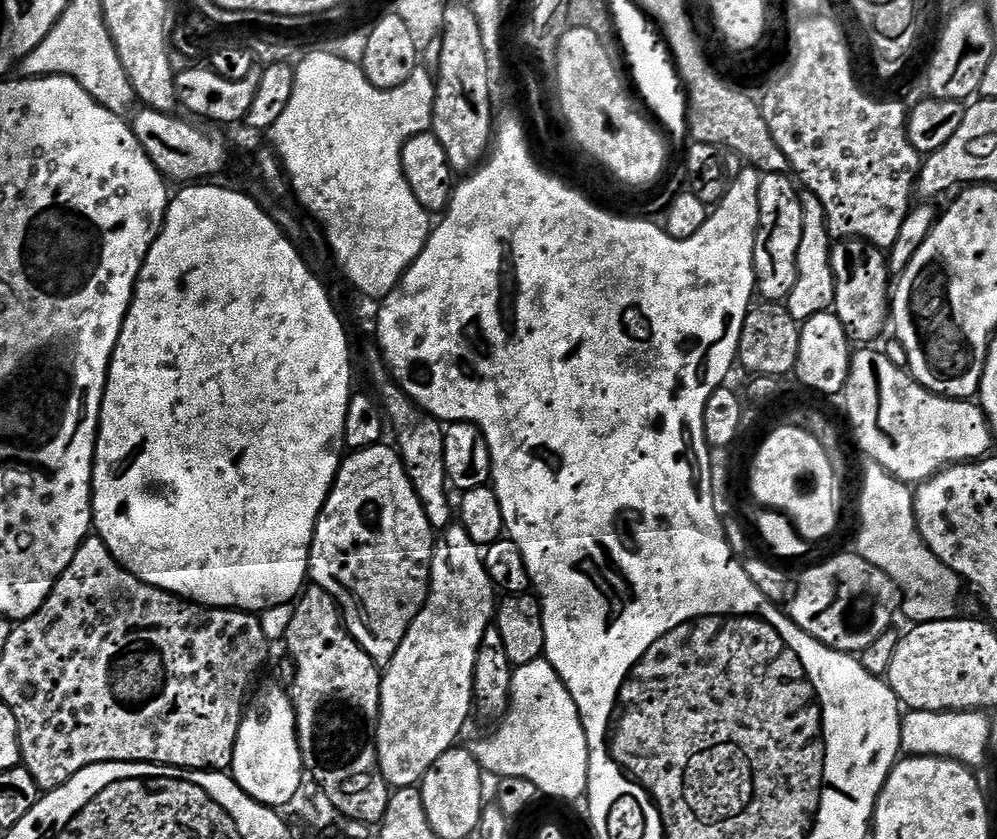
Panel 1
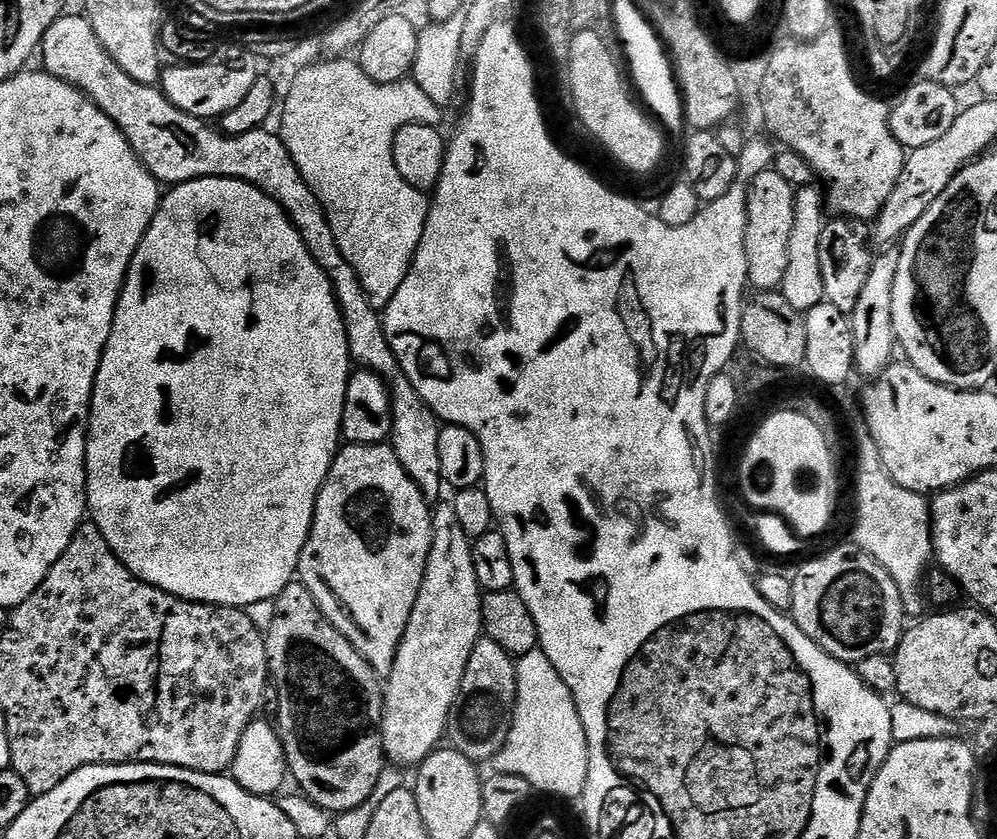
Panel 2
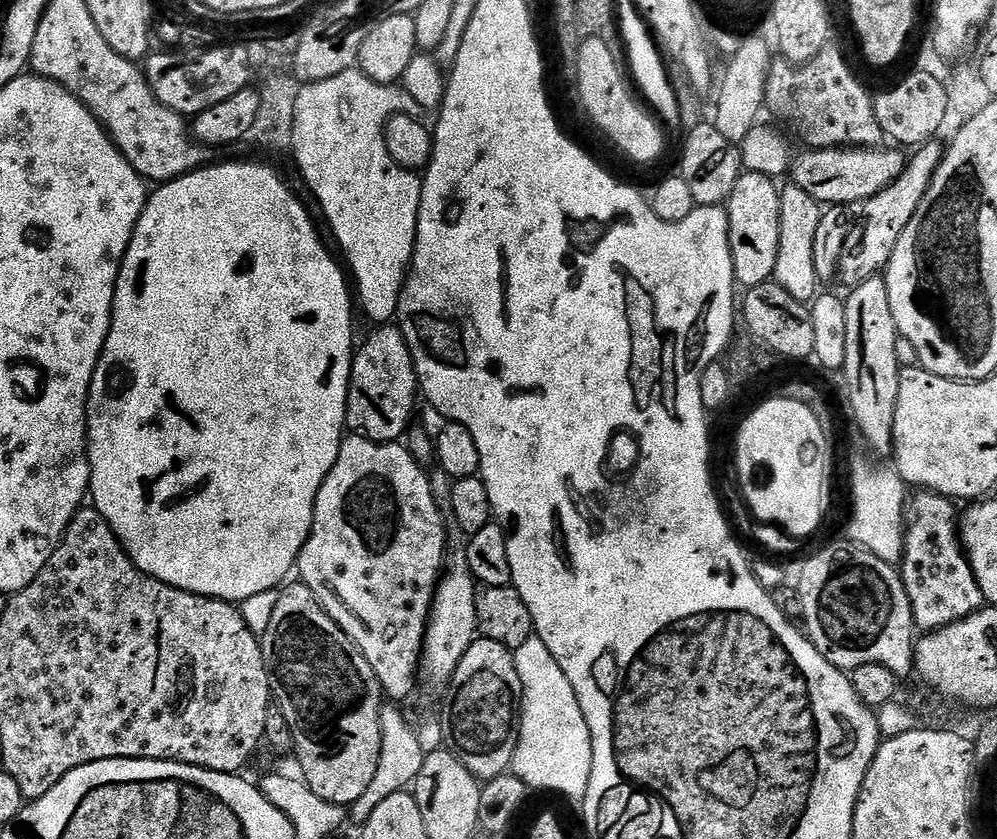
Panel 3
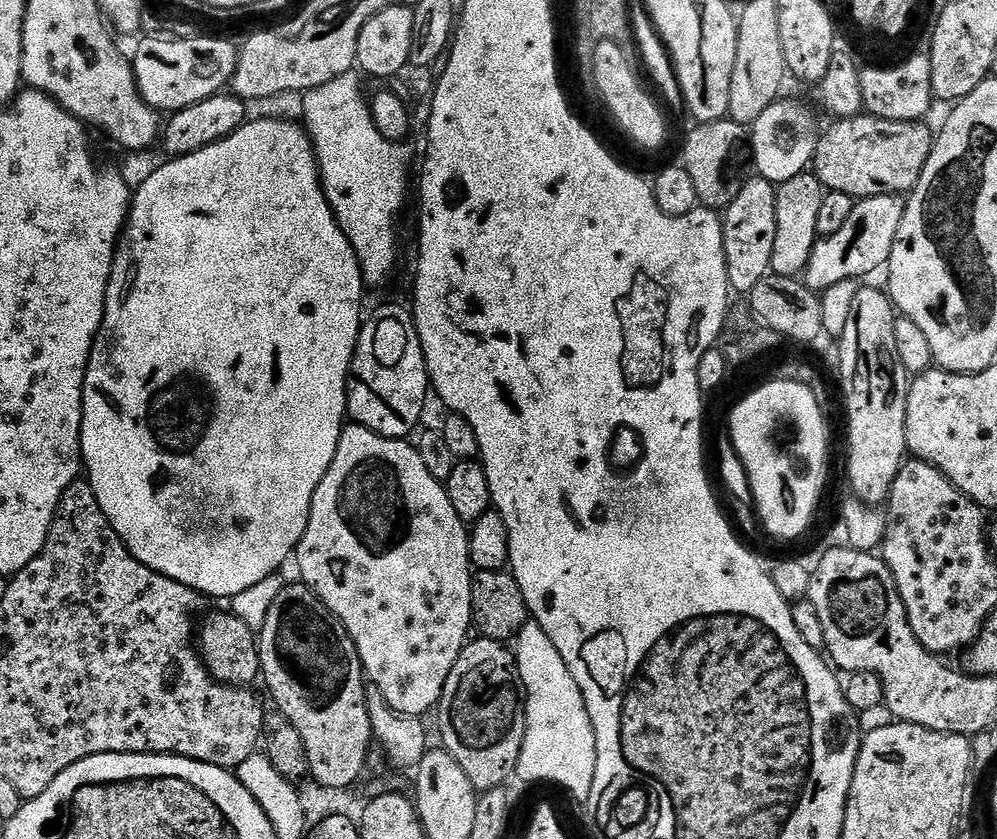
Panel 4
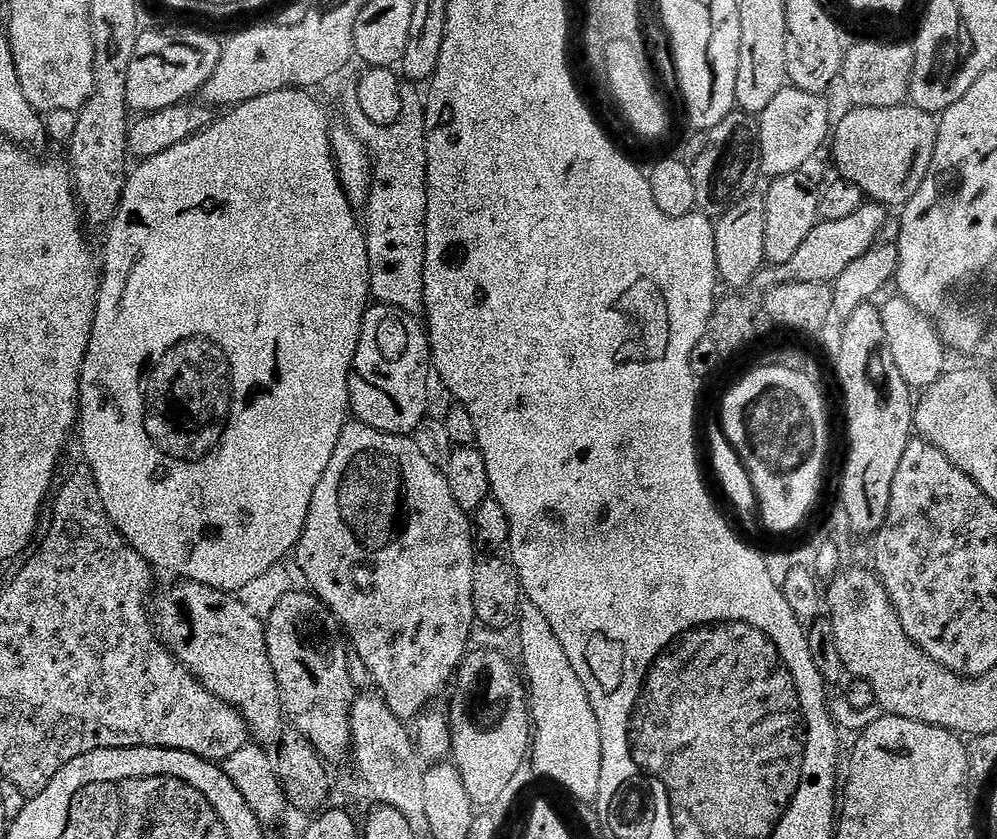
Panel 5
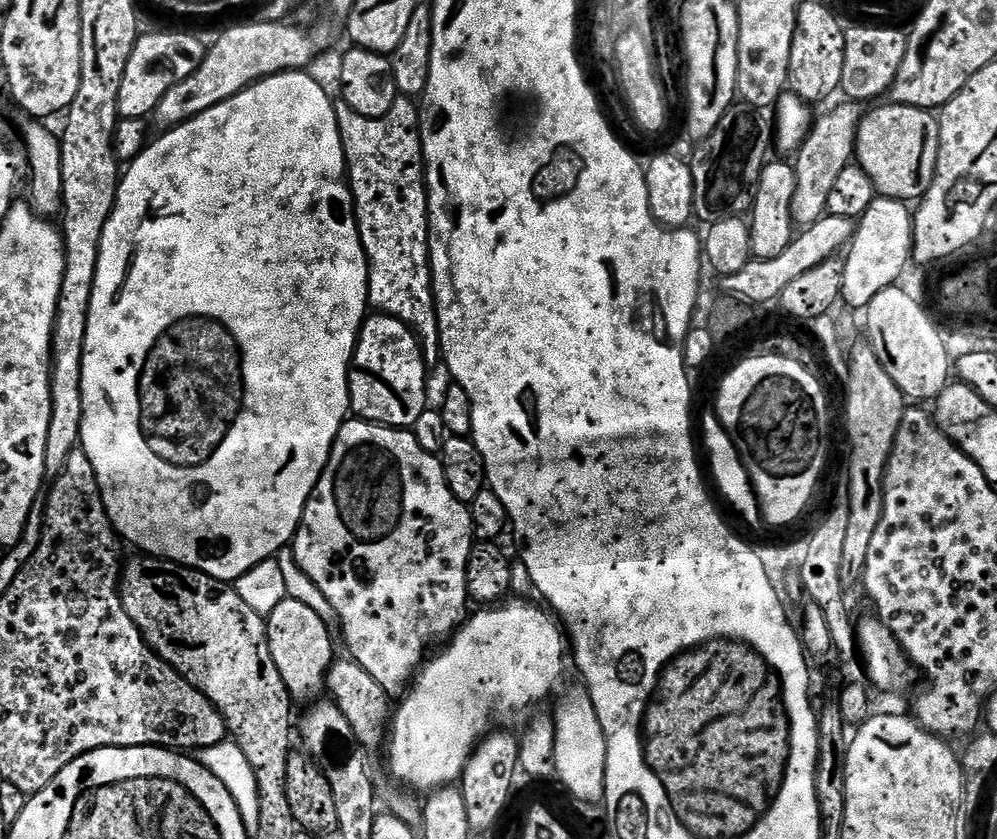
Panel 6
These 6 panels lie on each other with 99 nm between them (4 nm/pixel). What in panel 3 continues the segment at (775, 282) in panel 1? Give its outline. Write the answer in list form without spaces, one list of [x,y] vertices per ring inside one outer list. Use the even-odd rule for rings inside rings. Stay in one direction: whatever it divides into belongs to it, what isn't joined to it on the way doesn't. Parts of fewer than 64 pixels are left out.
[[[741,172],[732,196],[726,202],[728,233],[736,283],[745,289],[769,283],[775,277],[780,246],[781,185],[776,185],[767,172]]]

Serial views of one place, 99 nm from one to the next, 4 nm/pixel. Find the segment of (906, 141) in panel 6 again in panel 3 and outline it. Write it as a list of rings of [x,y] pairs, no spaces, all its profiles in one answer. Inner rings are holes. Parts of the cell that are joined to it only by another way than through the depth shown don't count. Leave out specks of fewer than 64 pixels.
[[[845,146],[842,148],[813,148],[804,150],[804,153],[795,157],[790,169],[791,183],[797,184],[802,190],[806,190],[812,198],[822,206],[856,206],[866,202],[871,196],[877,196],[886,186],[890,186],[904,173],[906,156],[896,146],[888,146],[883,152],[880,146]]]

